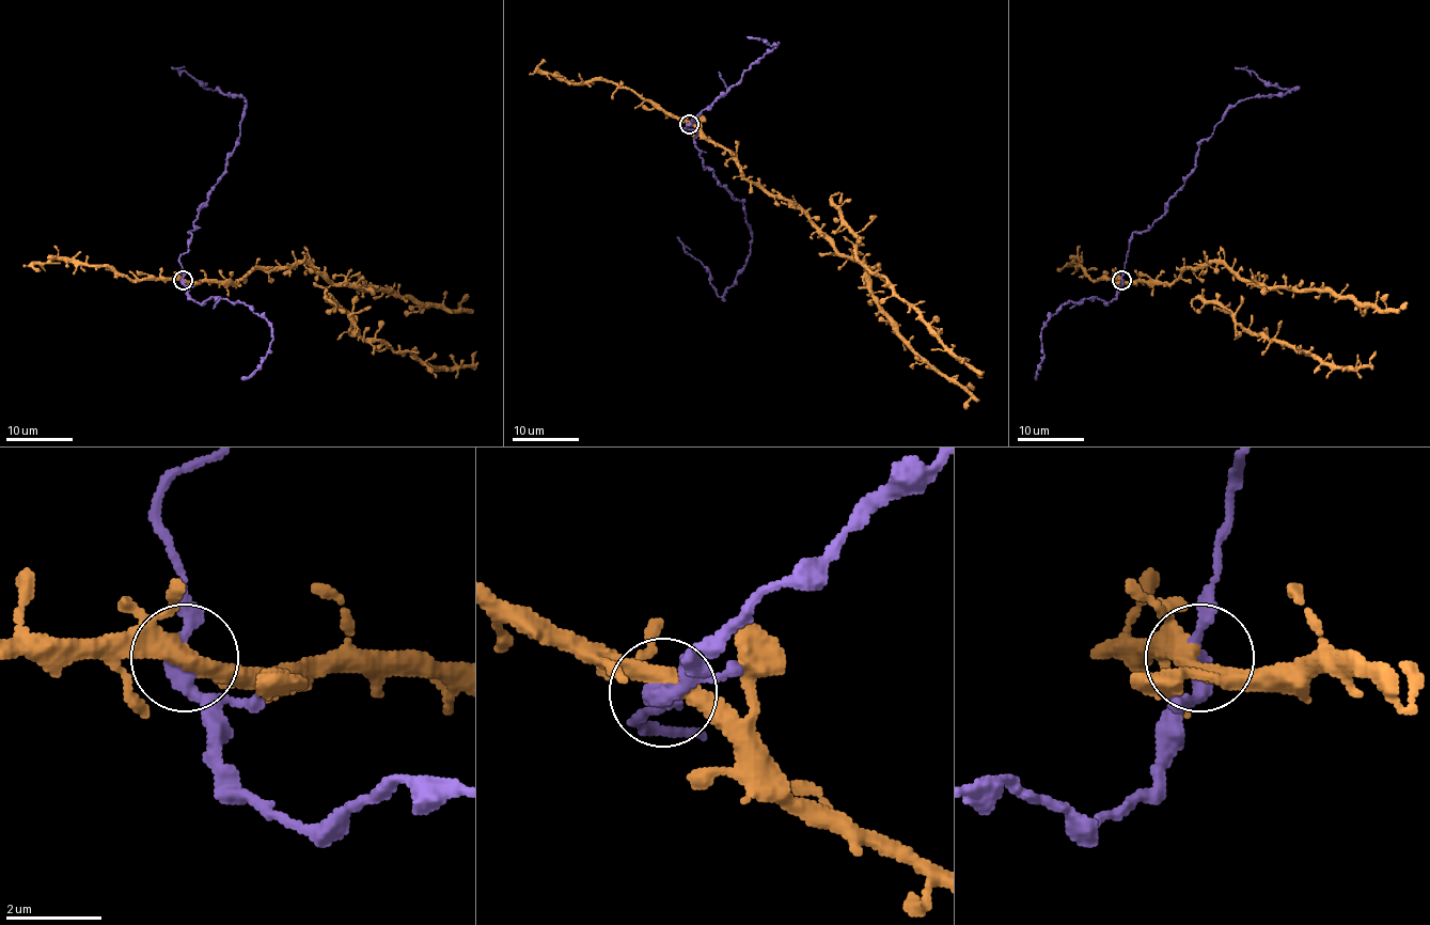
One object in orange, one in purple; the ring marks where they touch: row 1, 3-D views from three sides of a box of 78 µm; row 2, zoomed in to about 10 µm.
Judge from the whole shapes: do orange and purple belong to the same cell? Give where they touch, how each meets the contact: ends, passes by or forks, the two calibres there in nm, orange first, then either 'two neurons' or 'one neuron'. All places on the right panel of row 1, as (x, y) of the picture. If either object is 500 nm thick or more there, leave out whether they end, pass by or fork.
at (1121, 280); orange passes by; purple passes by; 360 nm thick on the orange side, 320 nm on the other; two neurons

